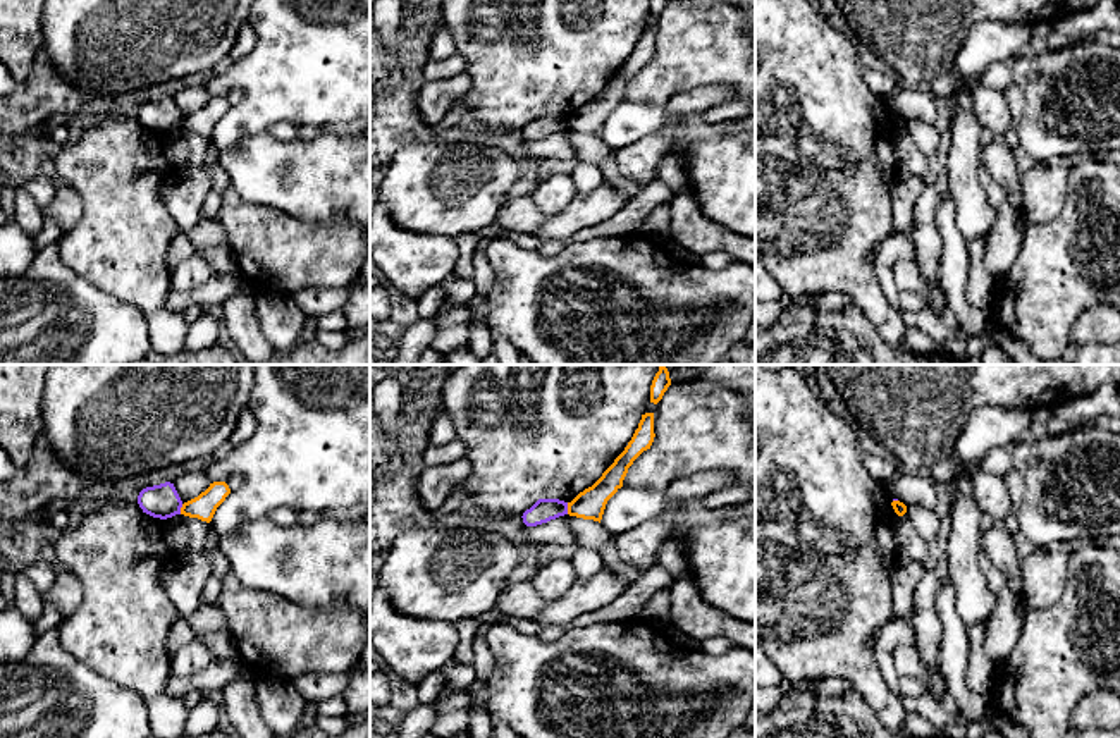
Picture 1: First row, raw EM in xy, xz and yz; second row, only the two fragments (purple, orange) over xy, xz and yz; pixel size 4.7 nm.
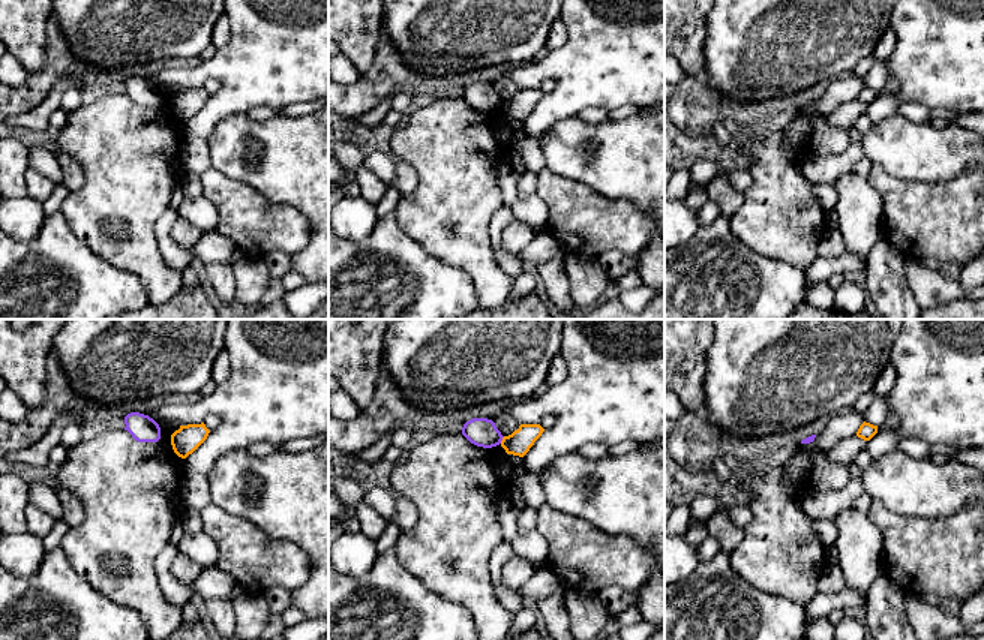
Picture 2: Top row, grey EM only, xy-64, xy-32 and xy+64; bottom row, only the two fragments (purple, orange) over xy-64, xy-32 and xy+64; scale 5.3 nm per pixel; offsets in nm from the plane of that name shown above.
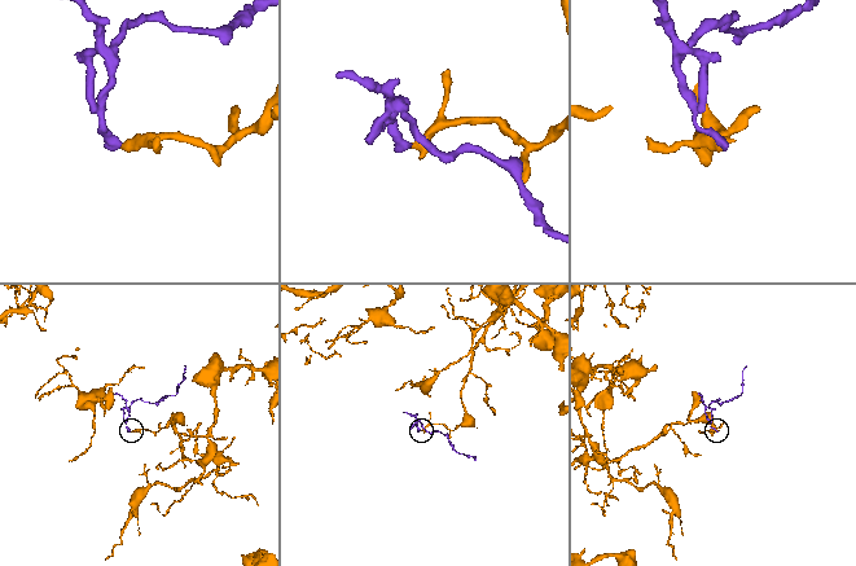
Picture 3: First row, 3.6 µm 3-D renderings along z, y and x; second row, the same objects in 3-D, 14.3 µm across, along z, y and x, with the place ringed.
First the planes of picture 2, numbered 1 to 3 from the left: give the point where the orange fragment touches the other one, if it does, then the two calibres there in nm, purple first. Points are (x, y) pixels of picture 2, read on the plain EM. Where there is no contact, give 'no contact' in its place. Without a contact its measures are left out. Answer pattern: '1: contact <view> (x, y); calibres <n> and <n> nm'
1: no contact
2: contact xy-32 (501, 104); calibres 160 and 130 nm
3: no contact

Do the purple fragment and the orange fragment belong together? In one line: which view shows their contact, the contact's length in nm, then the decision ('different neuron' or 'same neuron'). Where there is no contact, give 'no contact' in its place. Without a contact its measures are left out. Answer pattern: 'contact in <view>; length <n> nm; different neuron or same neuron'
contact in xz; length 60 nm; different neuron

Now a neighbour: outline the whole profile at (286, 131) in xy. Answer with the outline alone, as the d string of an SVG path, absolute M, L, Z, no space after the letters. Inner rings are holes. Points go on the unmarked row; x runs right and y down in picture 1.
M280 120L280 122L274 122L268 131L270 136L274 136L275 139L280 141L292 141L298 139L299 136L299 127L292 122L287 120Z

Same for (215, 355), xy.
M218 341L205 349L182 349L174 354L150 351L132 365L237 365L232 353Z

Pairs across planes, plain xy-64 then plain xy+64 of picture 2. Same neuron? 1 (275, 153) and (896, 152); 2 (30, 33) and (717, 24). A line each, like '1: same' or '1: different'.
1: same
2: different

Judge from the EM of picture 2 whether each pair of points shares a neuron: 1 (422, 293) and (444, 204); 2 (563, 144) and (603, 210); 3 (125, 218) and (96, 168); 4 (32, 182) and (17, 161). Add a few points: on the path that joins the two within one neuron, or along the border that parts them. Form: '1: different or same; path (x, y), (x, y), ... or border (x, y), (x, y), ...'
1: different; border (404, 233), (441, 261), (462, 270)
2: different; border (555, 173), (582, 182), (605, 197), (621, 200)
3: same; path (120, 206), (120, 192), (108, 180)
4: different; border (27, 167), (24, 174), (26, 194)

